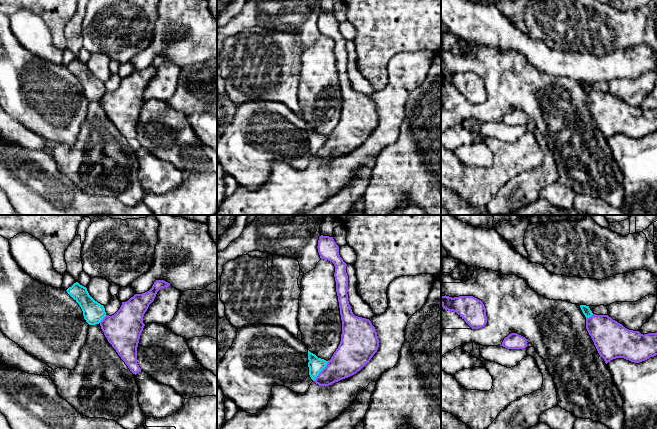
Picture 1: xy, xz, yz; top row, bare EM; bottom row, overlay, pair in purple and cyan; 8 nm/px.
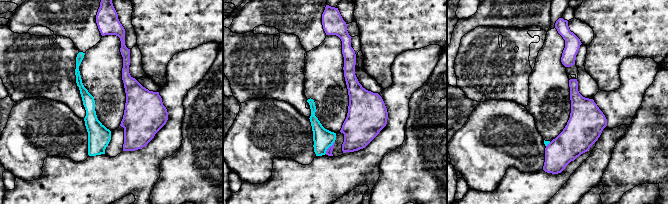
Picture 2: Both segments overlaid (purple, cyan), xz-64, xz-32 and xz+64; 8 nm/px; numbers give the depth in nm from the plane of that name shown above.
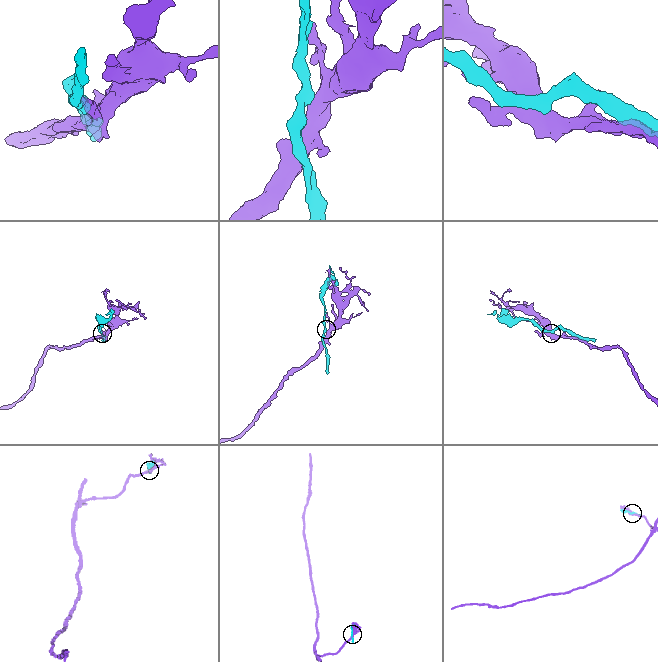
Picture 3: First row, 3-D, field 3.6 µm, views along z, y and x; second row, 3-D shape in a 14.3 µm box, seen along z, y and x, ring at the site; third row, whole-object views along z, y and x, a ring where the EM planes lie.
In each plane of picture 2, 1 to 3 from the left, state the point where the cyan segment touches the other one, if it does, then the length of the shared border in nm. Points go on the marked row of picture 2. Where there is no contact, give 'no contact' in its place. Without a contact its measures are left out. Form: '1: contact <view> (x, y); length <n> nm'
1: no contact
2: contact xz-32 (329, 147); length 130 nm
3: contact xz+64 (548, 144); length 50 nm

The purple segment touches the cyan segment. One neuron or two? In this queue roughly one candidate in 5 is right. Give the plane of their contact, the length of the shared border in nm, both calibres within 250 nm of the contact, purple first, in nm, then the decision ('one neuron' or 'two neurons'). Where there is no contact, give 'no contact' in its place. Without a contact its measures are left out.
contact in xz; length 200 nm; calibres 260 and 120 nm; two neurons

